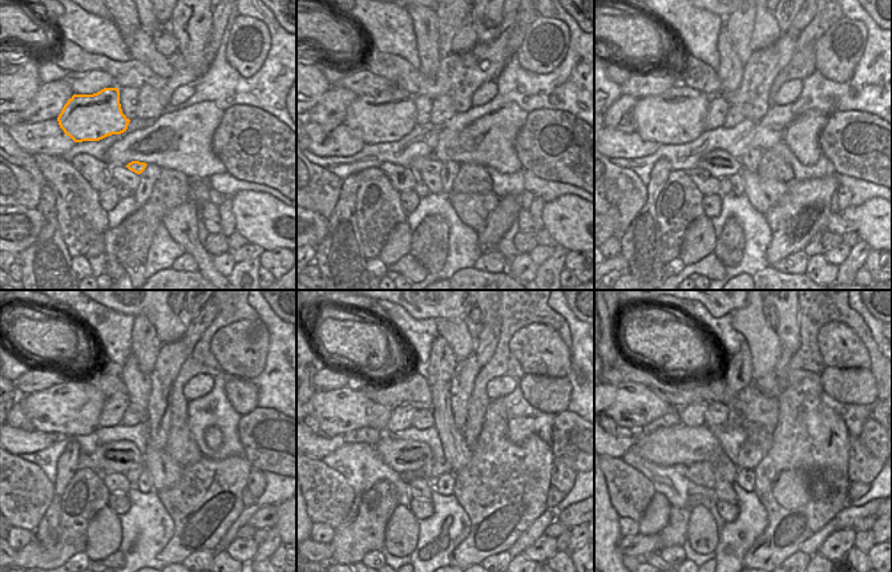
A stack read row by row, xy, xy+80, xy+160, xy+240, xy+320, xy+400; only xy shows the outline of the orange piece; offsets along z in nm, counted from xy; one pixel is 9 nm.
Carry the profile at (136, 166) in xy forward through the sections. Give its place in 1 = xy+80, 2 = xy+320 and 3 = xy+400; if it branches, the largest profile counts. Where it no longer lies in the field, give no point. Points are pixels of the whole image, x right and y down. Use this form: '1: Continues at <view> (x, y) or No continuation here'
1: Continues at xy+80 (423, 164)
2: Continues at xy+320 (402, 455)
3: Continues at xy+400 (668, 446).

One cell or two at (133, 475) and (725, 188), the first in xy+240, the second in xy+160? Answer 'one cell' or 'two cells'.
one cell

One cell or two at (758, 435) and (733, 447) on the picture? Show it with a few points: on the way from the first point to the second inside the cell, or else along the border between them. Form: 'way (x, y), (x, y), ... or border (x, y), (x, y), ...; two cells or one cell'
border (746, 430), (746, 440), (738, 452), (735, 464); two cells

